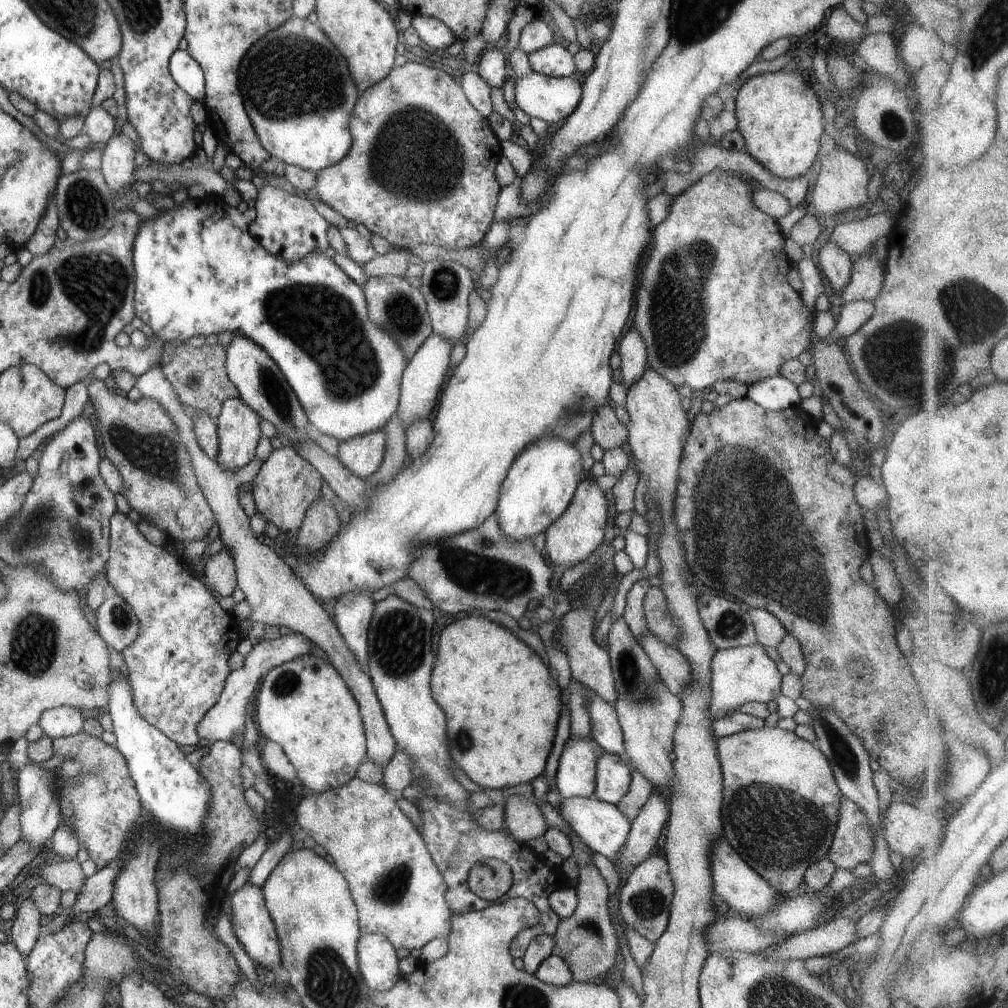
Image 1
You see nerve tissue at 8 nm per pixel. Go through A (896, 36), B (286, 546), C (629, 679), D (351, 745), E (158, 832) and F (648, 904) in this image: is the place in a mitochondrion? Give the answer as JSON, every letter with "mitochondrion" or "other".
{"A":"other","B":"other","C":"mitochondrion","D":"other","E":"other","F":"mitochondrion"}

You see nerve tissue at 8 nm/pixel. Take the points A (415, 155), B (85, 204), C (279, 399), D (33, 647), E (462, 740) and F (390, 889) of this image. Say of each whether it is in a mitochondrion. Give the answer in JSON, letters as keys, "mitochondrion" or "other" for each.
{"A":"mitochondrion","B":"mitochondrion","C":"mitochondrion","D":"mitochondrion","E":"mitochondrion","F":"mitochondrion"}

